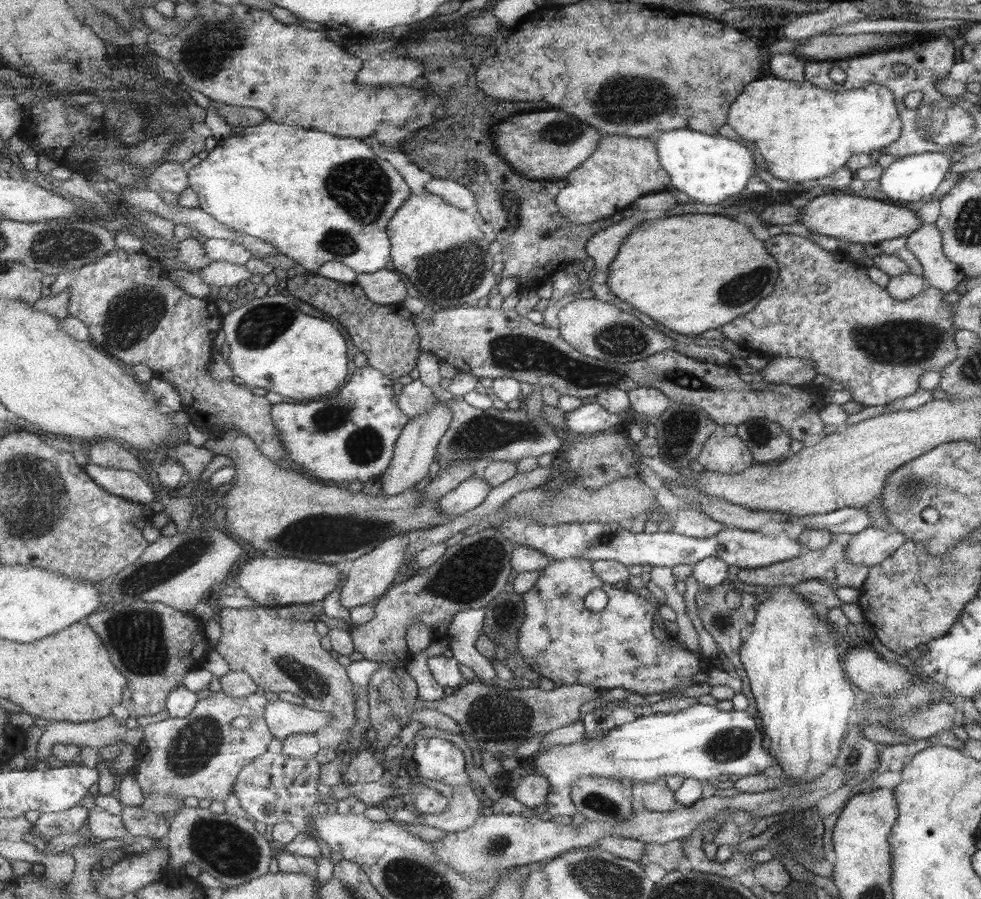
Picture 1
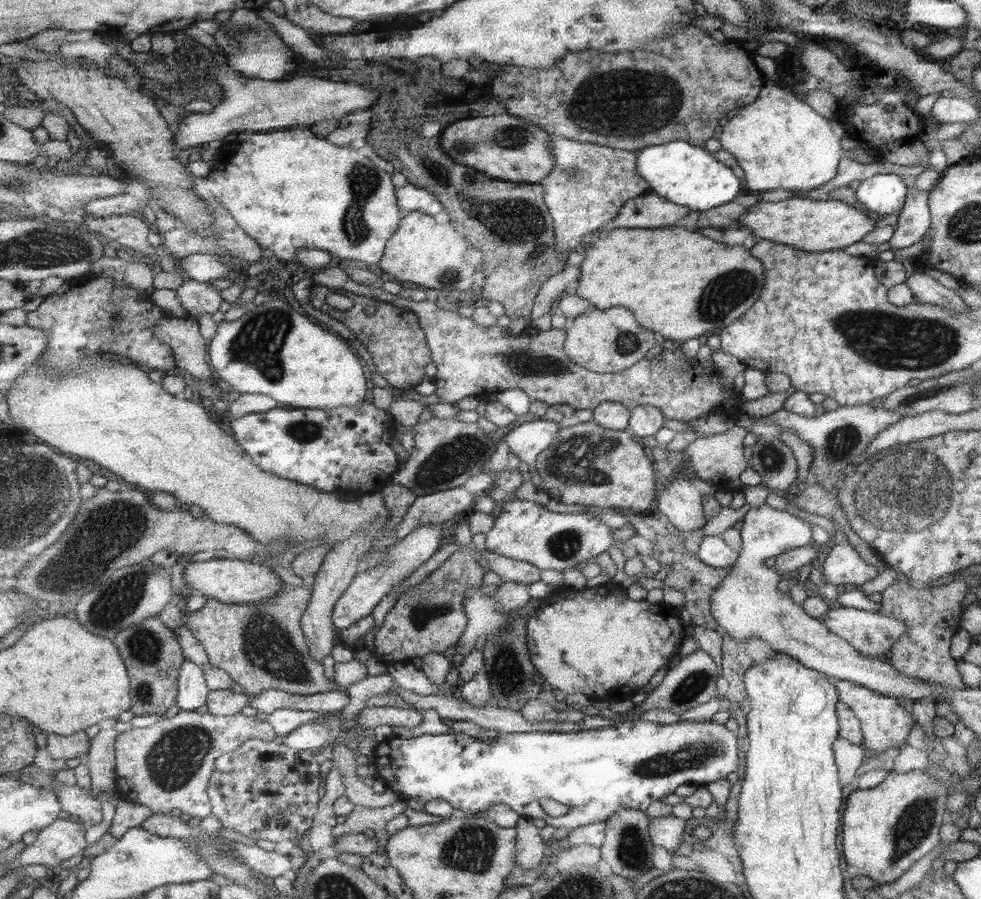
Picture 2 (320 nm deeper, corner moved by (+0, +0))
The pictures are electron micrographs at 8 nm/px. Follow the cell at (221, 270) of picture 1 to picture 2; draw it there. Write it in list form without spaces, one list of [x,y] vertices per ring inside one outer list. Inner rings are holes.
[[[187,278],[186,283],[176,291],[180,304],[186,309],[186,317],[197,319],[201,314],[215,314],[224,298],[206,282],[197,282]]]

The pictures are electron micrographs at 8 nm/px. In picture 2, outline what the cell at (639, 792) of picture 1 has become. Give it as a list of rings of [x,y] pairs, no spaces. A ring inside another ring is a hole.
[[[671,816],[650,819],[647,825],[647,832],[652,846],[665,848],[667,852],[675,852],[681,844],[685,821]]]

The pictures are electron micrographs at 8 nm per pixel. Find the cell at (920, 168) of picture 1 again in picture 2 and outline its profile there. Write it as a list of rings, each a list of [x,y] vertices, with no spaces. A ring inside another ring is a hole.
[[[879,174],[860,181],[854,193],[863,210],[887,216],[903,208],[907,192],[909,190],[901,177],[895,174]]]

